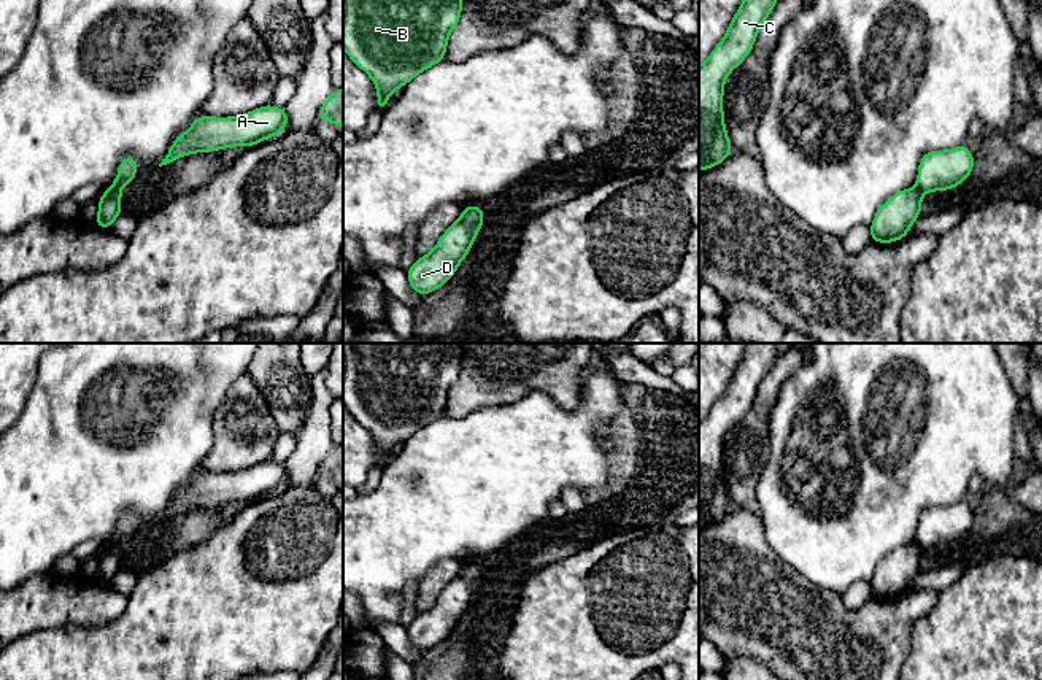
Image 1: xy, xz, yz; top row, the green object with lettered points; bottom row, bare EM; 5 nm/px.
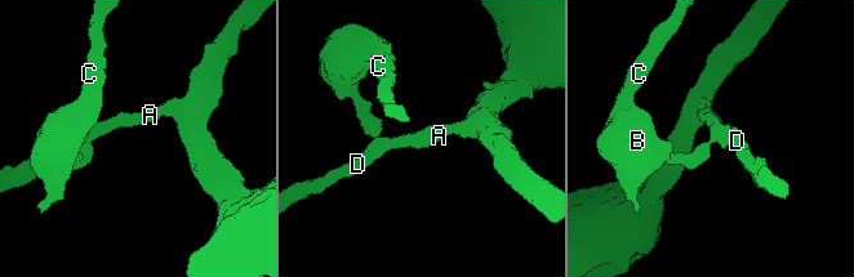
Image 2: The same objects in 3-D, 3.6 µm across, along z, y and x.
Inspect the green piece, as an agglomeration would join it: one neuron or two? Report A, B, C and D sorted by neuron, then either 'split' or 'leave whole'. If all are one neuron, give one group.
A D / B C; split

